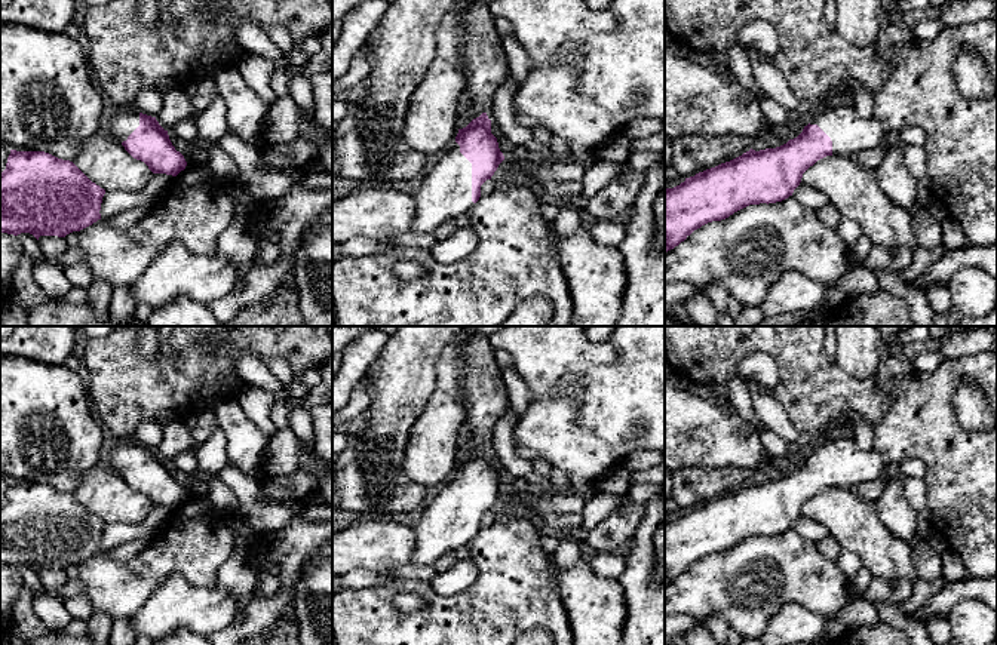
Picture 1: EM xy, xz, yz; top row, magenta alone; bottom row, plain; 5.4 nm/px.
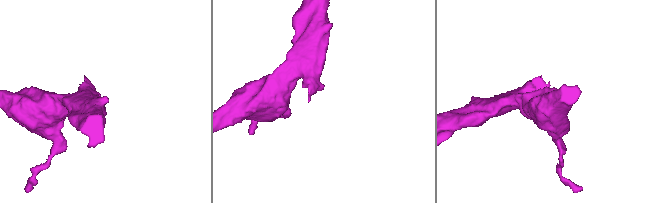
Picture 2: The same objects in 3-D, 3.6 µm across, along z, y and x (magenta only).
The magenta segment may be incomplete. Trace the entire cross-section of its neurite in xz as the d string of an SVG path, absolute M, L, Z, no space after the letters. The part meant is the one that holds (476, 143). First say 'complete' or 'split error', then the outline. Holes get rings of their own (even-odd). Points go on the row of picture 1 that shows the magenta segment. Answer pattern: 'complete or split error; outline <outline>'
split error; outline M487 113L458 129L455 144L430 163L421 185L411 193L415 215L409 233L432 234L447 221L467 215L481 197L481 185L503 160Z

